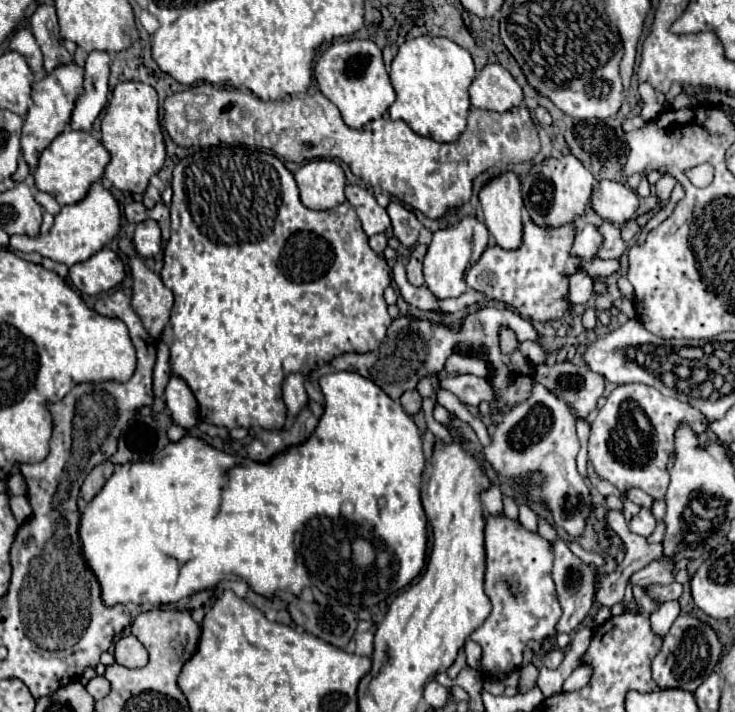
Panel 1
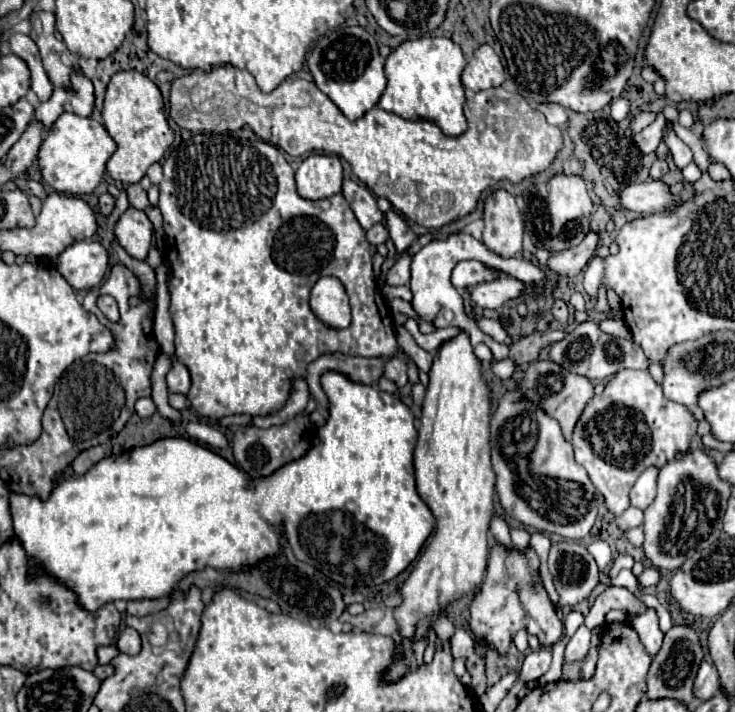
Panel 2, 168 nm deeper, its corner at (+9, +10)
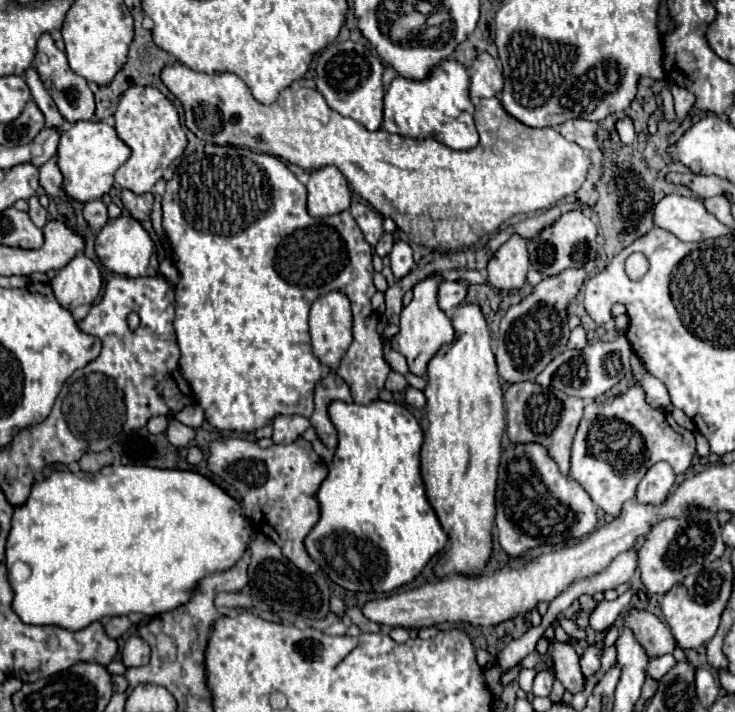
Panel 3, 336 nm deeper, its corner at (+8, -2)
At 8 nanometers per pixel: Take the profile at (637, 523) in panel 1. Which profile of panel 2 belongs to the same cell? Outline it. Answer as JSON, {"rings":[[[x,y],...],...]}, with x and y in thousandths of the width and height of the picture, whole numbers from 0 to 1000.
{"rings":[[[884,654],[884,657],[879,657],[871,666],[871,671],[865,674],[865,680],[863,680],[860,691],[857,691],[860,711],[876,716],[876,713],[882,713],[887,708],[887,702],[893,697],[893,671],[895,671],[895,663],[898,663],[898,657]]]}

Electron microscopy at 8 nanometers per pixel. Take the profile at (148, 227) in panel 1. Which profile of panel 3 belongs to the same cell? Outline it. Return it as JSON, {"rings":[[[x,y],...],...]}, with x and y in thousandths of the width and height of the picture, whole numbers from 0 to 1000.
{"rings":[[[167,298],[162,306],[148,309],[137,326],[132,329],[129,337],[129,354],[137,365],[137,371],[146,379],[154,379],[159,385],[170,385],[170,388],[205,388],[211,379],[205,376],[205,362],[211,357],[211,340],[205,337],[205,331],[200,329],[200,323],[181,309],[173,298]]]}

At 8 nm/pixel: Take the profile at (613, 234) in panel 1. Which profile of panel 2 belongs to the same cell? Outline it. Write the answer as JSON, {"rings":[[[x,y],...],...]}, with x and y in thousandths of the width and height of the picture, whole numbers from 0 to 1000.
{"rings":[[[803,326],[792,343],[786,343],[784,348],[773,348],[767,354],[751,357],[746,362],[743,376],[759,388],[784,388],[786,382],[792,382],[792,376],[800,371],[800,365],[808,360],[808,351],[814,346],[814,329]]]}

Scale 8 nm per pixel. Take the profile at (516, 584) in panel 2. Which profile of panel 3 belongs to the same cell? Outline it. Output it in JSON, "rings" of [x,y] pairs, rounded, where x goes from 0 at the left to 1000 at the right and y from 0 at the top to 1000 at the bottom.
{"rings":[[[761,899],[747,902],[747,924],[752,927],[752,941],[761,958],[769,963],[769,969],[785,975],[796,966],[796,955],[788,938],[788,919],[782,916],[780,907],[766,904]]]}

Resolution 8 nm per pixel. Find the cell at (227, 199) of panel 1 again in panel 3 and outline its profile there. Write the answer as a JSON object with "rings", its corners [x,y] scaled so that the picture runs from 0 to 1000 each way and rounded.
{"rings":[[[276,202],[241,228],[235,250],[227,256],[222,320],[235,351],[235,371],[246,388],[238,402],[235,452],[246,492],[244,517],[290,601],[344,607],[380,581],[423,584],[429,537],[448,525],[448,514],[426,497],[418,441],[431,413],[442,413],[450,404],[467,410],[483,433],[480,483],[459,514],[459,525],[478,539],[486,567],[513,562],[532,514],[521,503],[513,444],[505,441],[505,416],[513,410],[505,399],[507,354],[472,295],[437,309],[426,306],[415,295],[412,258],[377,219],[320,205]]]}

